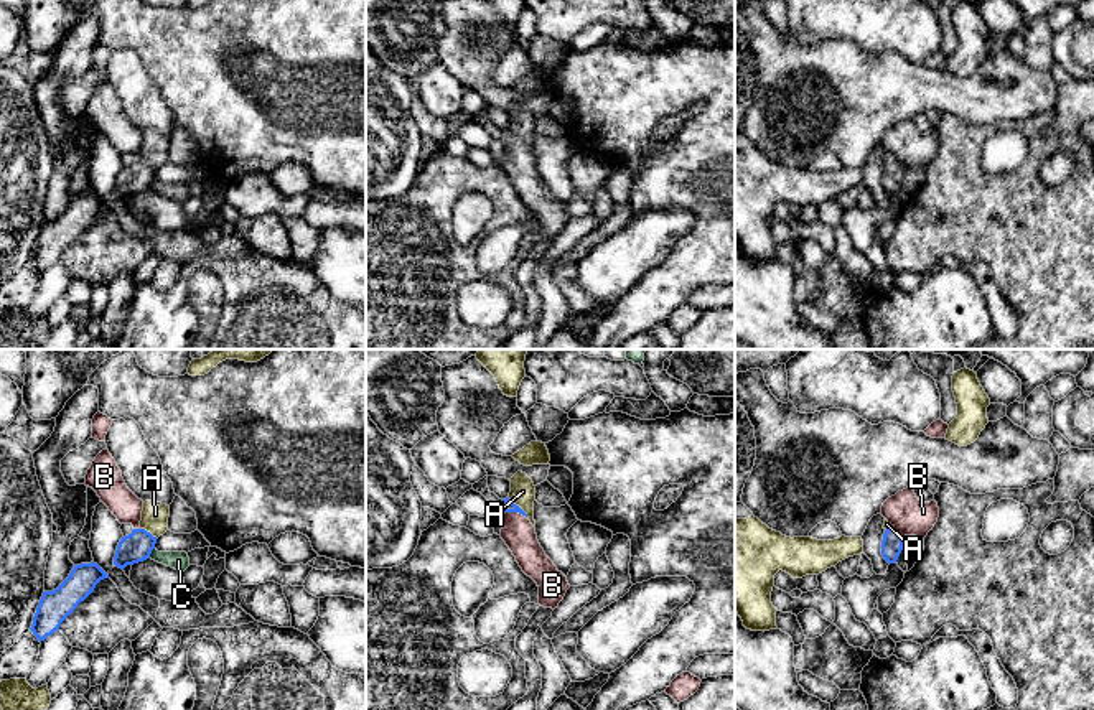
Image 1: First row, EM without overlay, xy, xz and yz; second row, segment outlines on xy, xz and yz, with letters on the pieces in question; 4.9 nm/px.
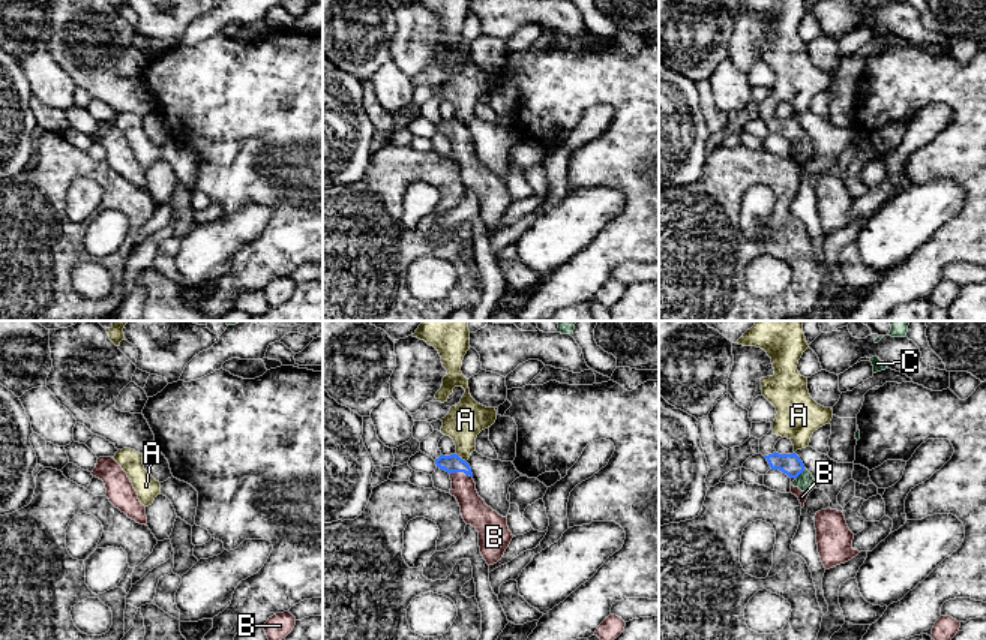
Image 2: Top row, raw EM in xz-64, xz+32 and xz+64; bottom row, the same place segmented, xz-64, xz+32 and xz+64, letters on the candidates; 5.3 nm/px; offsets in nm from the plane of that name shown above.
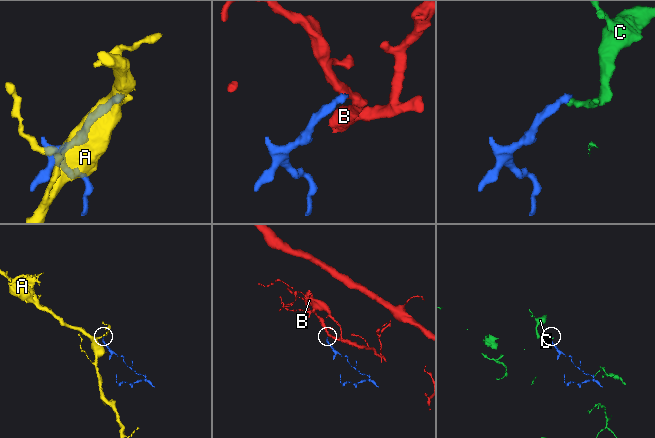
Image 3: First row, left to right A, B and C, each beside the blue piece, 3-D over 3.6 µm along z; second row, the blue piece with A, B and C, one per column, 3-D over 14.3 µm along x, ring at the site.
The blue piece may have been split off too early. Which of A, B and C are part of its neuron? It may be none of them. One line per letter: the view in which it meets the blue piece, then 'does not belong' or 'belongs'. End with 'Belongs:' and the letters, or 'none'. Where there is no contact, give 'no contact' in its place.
A: meets blue in xz; does not belong
B: meets blue in xz; belongs
C: meets blue in xy; does not belong
Belongs: B

